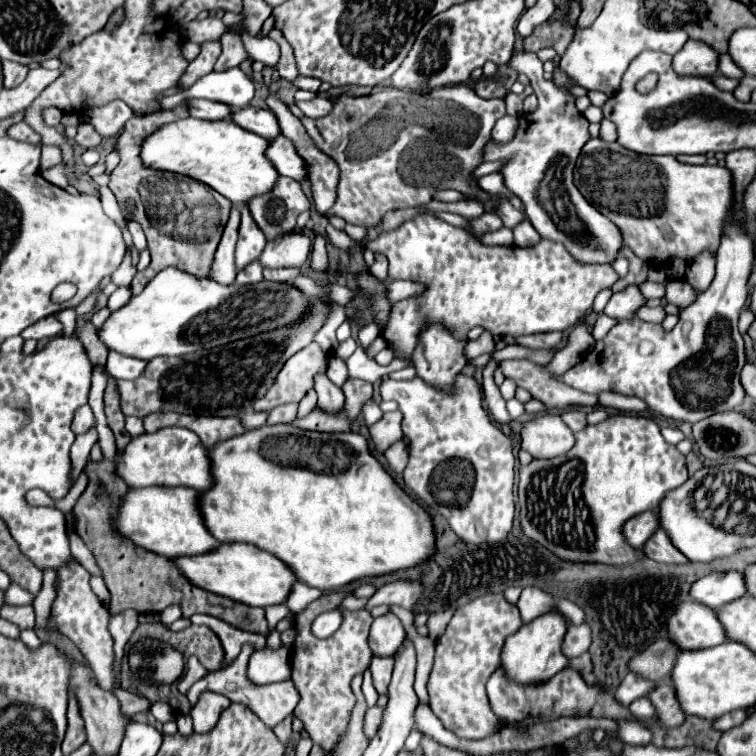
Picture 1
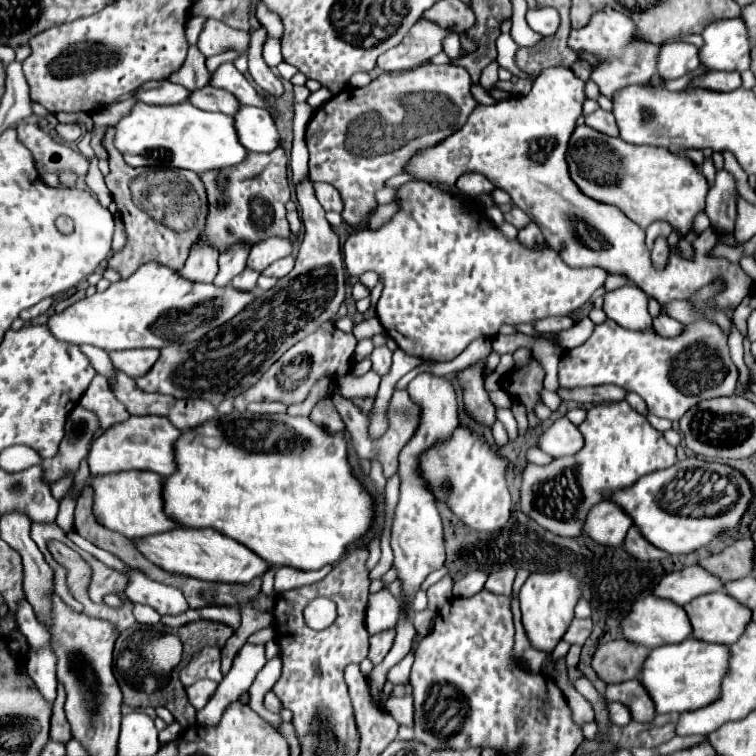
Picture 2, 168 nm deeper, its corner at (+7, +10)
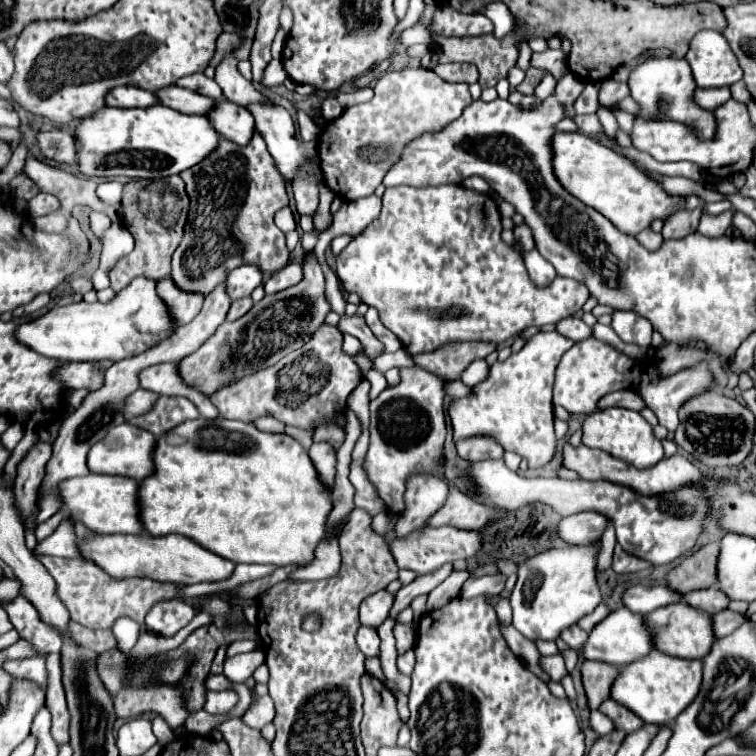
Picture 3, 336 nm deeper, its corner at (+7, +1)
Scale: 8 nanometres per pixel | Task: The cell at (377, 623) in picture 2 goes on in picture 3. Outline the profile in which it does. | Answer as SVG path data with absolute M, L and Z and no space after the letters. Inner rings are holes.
M385 589L377 591L371 597L367 597L361 603L361 609L359 609L361 625L365 625L365 627L379 627L389 617L391 605L393 605L393 595L389 591L385 591Z

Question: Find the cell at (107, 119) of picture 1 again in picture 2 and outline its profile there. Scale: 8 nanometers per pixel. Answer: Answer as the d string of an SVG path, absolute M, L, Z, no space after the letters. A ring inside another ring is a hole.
M197 46L189 48L187 60L183 62L183 66L171 74L171 82L185 86L187 90L195 90L195 88L203 88L209 84L211 72L205 68L205 56L199 52Z

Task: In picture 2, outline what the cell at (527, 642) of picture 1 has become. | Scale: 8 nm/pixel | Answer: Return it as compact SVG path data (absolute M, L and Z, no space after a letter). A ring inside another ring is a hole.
M557 570L557 572L539 572L529 574L525 584L519 590L519 606L523 614L523 626L527 630L527 638L533 644L533 648L541 652L553 652L557 642L563 638L569 622L573 620L573 608L581 598L581 588L575 574L569 574L569 570Z

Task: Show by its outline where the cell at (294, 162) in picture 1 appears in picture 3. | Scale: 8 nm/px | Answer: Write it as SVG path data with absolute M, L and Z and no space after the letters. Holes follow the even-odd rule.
M219 101L217 107L213 107L213 113L209 115L213 127L229 141L237 145L249 145L255 135L255 119L253 115L235 103Z

